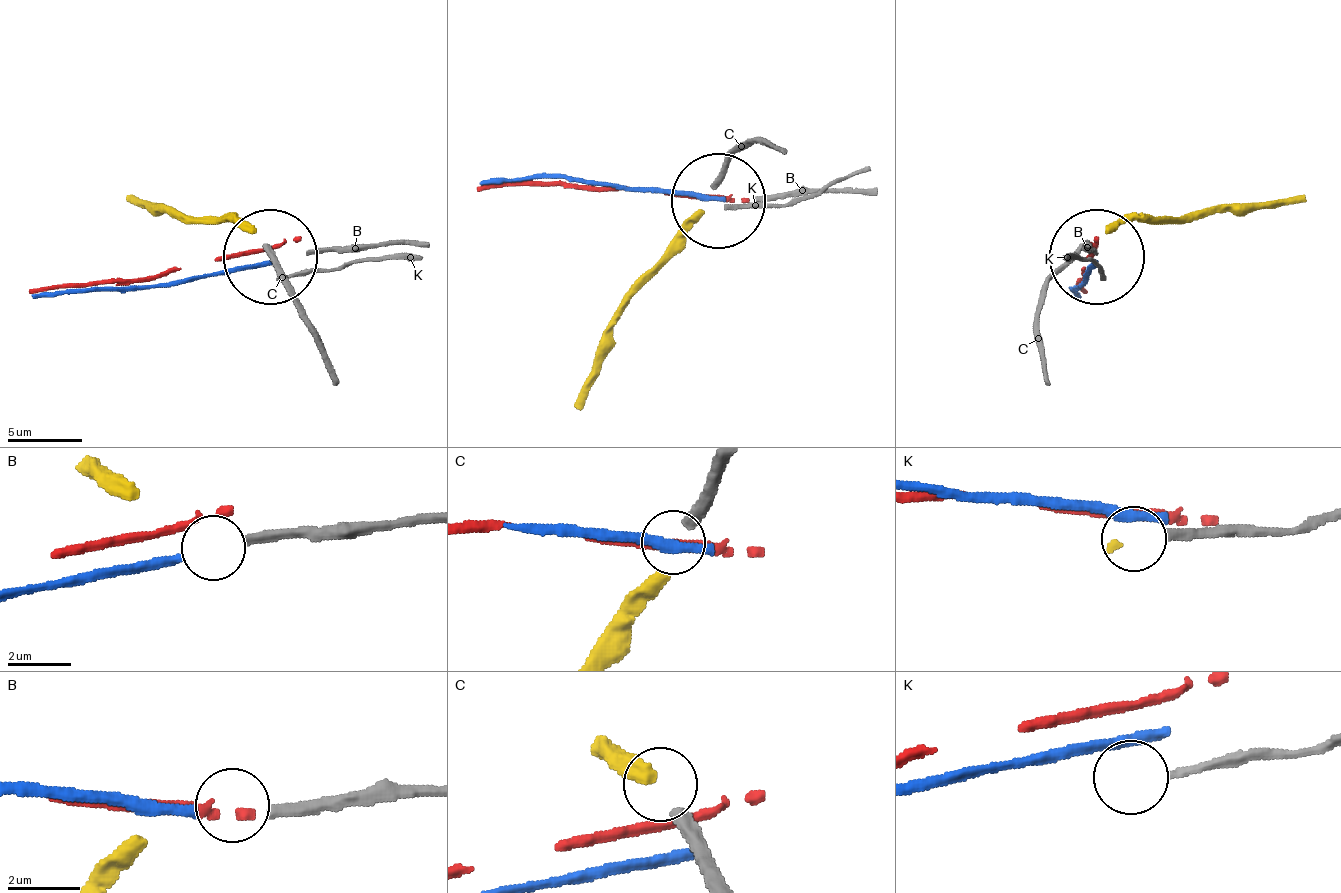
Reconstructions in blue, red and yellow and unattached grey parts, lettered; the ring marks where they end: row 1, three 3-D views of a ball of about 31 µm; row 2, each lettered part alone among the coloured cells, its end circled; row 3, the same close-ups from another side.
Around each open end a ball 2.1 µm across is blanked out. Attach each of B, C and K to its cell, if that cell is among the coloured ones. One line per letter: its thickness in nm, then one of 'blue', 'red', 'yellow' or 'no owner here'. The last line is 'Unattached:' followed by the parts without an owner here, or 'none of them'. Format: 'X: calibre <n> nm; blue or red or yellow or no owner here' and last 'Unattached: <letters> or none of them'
B: calibre 280 nm; blue
C: calibre 400 nm; no owner here
K: calibre 240 nm; no owner here
Unattached: C, K

